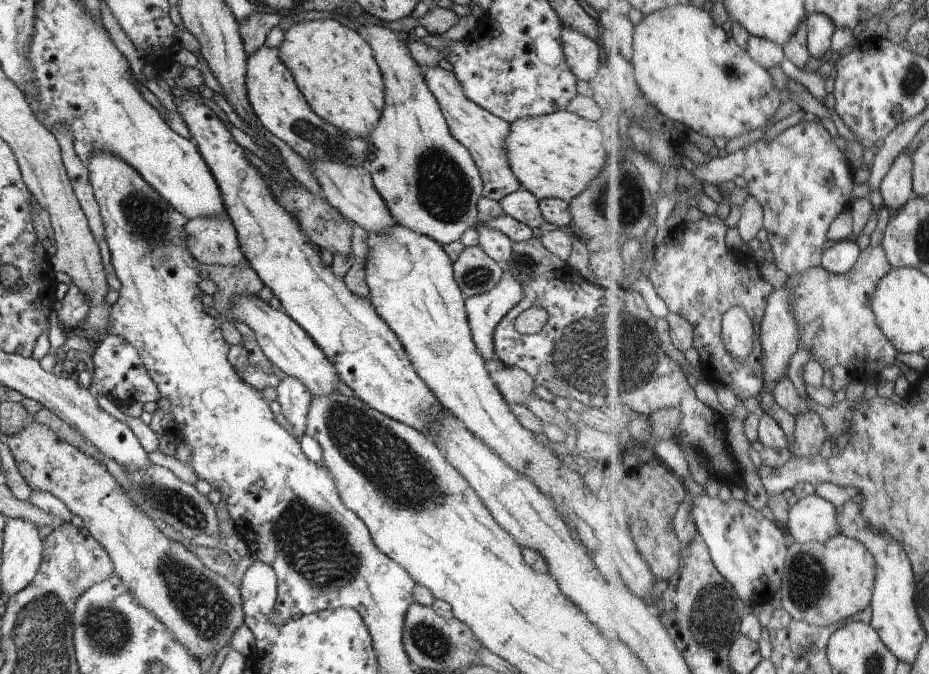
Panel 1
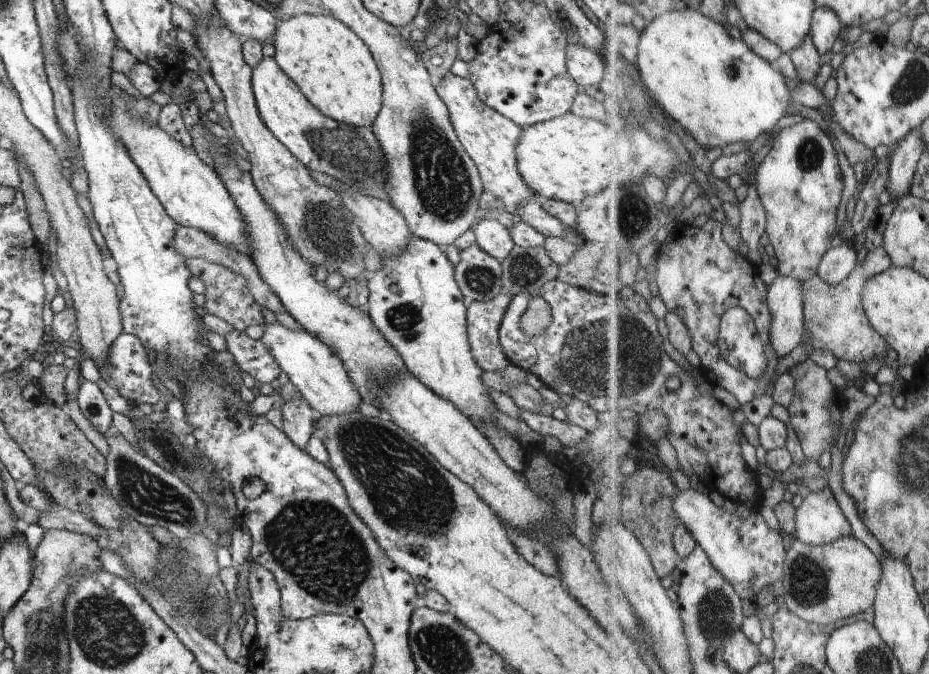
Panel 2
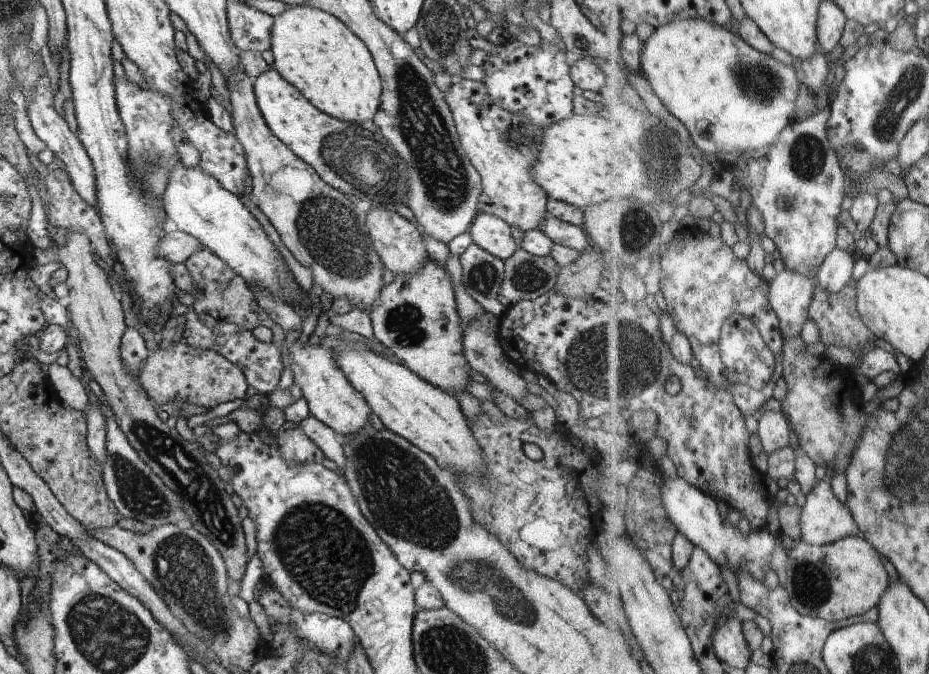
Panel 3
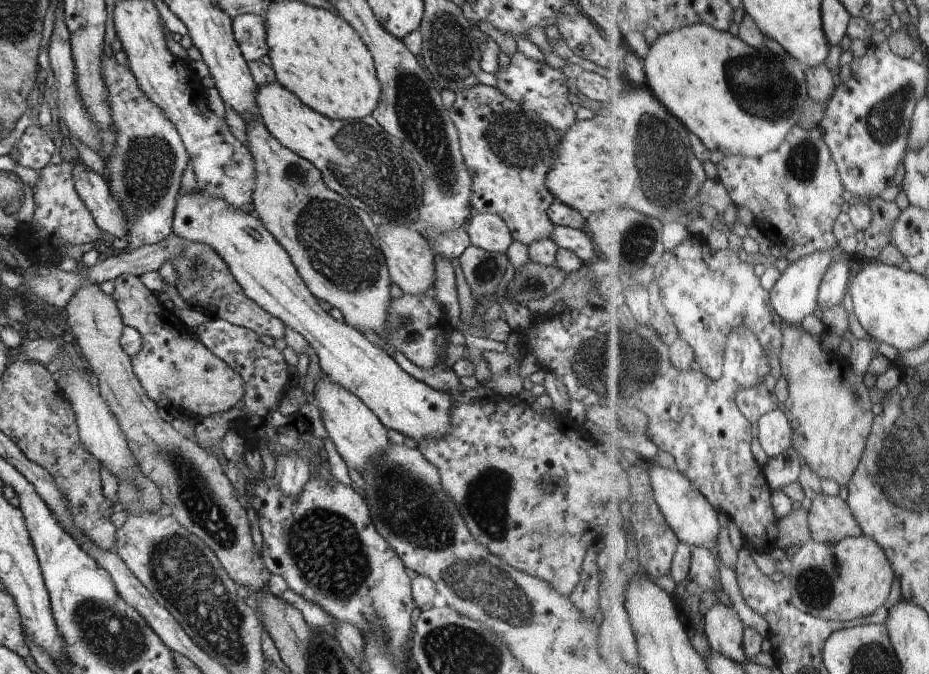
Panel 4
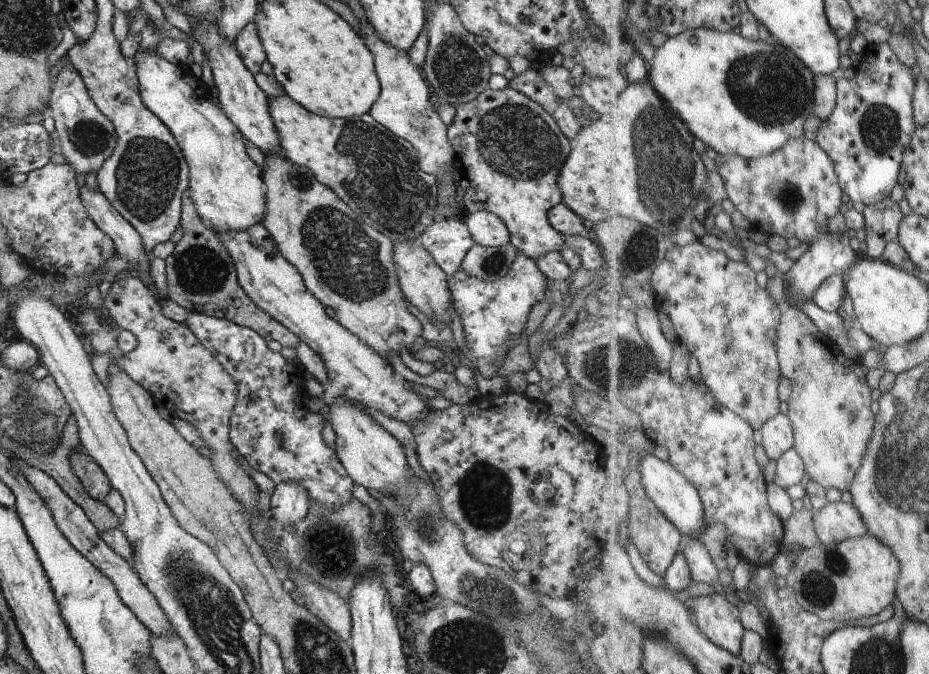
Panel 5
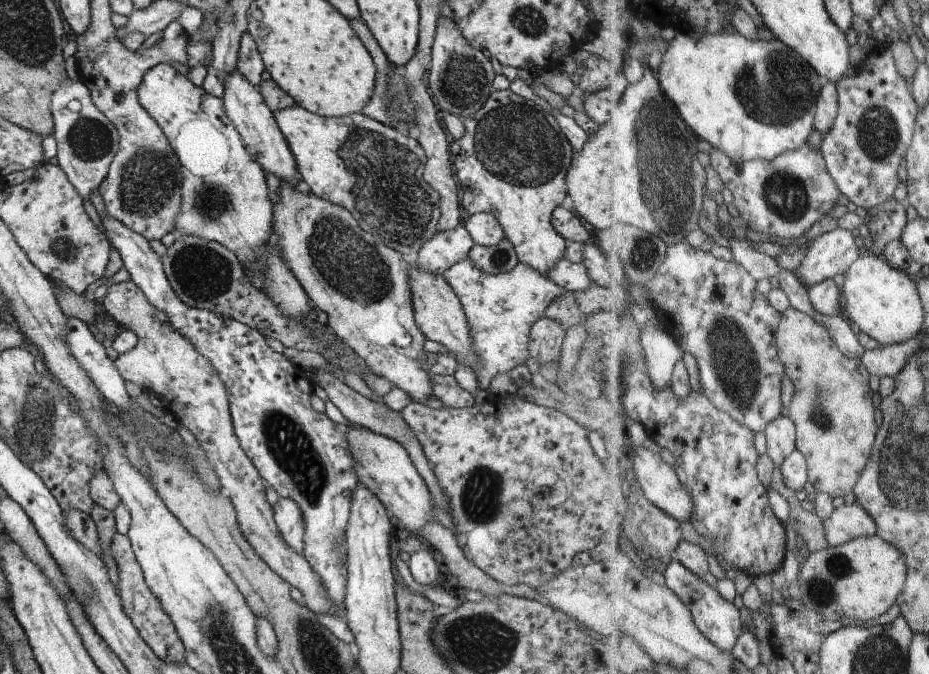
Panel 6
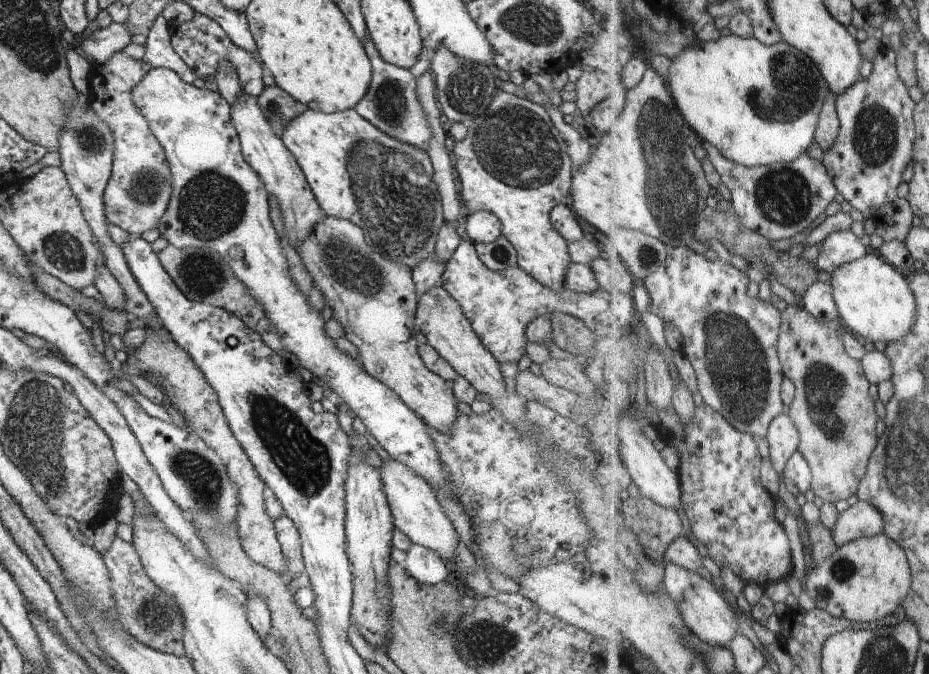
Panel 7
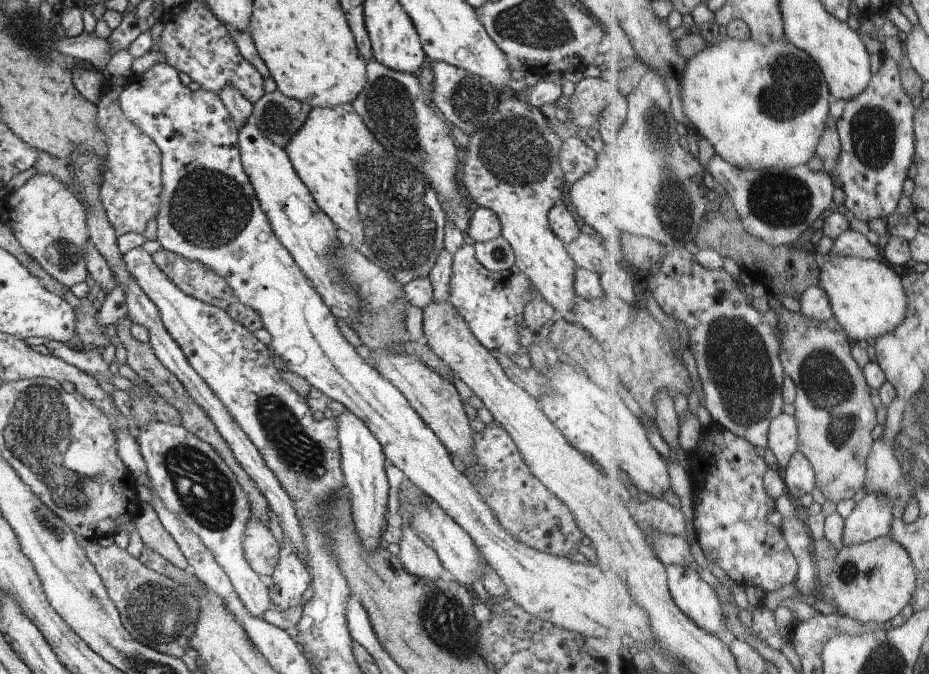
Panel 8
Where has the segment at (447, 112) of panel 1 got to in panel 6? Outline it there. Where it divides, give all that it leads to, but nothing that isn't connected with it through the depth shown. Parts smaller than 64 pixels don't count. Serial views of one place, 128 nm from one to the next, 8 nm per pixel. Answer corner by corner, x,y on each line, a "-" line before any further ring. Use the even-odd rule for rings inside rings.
494,89
476,114
461,121
465,128
464,135
448,144
456,178
460,183
459,204
470,215
482,210
492,213
501,224
505,239
513,246
517,260
547,276
548,270
564,257
567,246
567,241
554,230
551,214
567,195
564,180
574,153
571,144
561,134
554,116
510,89

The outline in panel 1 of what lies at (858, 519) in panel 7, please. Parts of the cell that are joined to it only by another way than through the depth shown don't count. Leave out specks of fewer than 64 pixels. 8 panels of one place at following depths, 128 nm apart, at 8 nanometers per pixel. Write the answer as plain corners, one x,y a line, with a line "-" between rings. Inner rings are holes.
814,494
798,501
785,527
802,543
829,542
843,533
840,508
834,502

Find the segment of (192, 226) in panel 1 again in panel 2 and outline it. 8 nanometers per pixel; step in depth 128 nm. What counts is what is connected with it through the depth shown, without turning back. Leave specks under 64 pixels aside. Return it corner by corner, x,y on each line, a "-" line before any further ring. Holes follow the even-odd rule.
190,226
178,227
176,231
176,236
174,236
174,250
183,256
185,259
192,257
200,257
209,260
210,262
215,262
216,264
221,264
226,268
230,268
236,274
240,274
246,278
248,282
248,286
250,286
250,292
252,292
252,296
256,299
256,302
260,306
264,306
264,308
268,308
268,310
272,310
272,312
287,312
286,308
282,306
282,302
278,300
278,296
270,290
270,286
262,280
262,276
258,272
258,268
256,268
256,264
252,262
252,259
248,254
242,254
242,252
238,252
238,250
234,250
234,248
230,248
230,246
222,246
220,242
216,242
214,240
214,236
208,236
206,232
202,232
202,230
198,230
198,228
190,228

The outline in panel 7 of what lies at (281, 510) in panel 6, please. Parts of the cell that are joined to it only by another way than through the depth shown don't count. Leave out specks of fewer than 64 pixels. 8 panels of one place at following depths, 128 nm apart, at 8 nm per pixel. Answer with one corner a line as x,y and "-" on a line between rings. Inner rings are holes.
285,514
274,521
274,526
288,564
286,572
282,574
283,580
288,584
291,579
305,572
301,538
296,524

